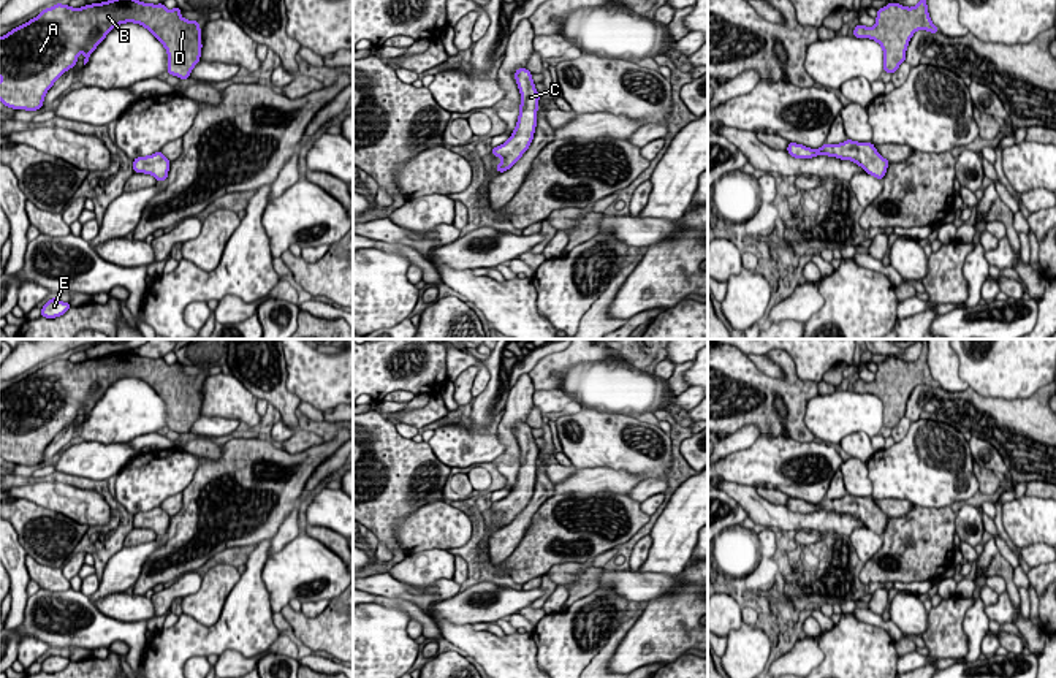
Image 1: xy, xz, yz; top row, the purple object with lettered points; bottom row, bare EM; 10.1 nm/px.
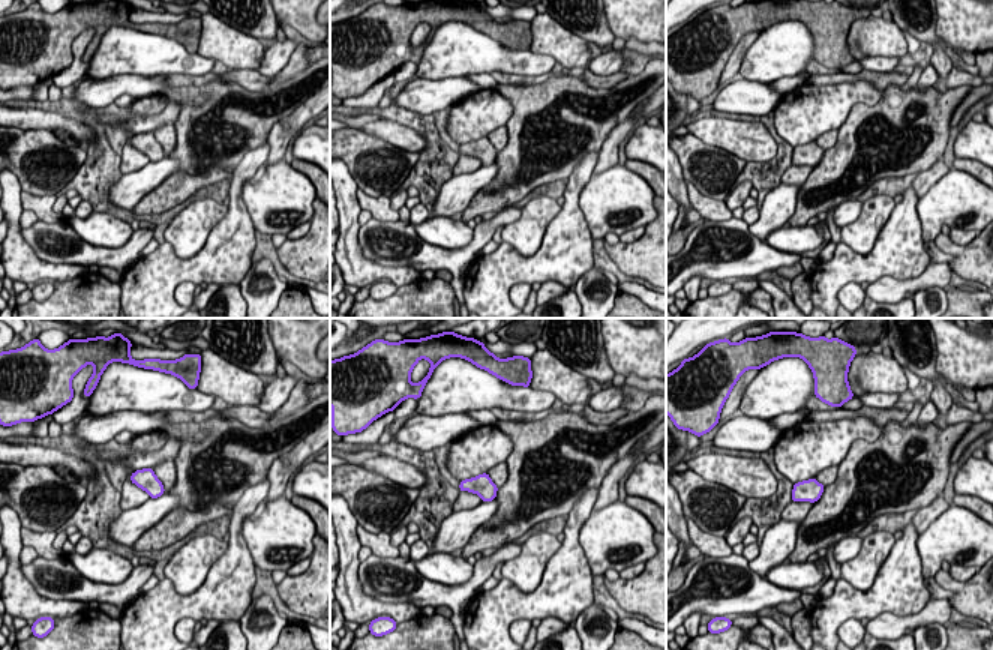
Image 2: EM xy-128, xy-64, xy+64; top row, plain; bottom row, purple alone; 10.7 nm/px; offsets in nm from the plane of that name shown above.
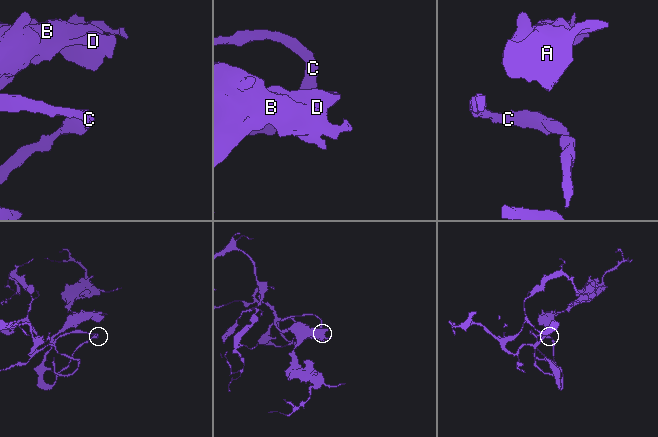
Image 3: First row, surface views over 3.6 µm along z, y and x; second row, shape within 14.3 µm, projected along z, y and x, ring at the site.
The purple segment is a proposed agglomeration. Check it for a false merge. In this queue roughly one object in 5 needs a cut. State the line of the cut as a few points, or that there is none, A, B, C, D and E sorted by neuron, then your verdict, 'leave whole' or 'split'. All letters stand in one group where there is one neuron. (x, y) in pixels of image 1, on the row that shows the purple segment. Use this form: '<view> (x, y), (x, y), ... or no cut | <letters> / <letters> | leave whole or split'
no cut | A B C D E | leave whole

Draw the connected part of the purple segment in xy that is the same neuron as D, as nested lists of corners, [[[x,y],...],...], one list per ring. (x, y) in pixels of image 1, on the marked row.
[[[108,0],[101,3],[85,5],[82,8],[71,8],[57,3],[43,10],[36,17],[13,29],[0,36],[0,101],[13,109],[38,111],[43,106],[44,95],[54,82],[78,62],[78,55],[85,55],[84,65],[90,54],[106,38],[106,35],[120,24],[135,22],[146,27],[166,49],[168,68],[166,71],[180,79],[190,78],[192,70],[201,57],[201,29],[198,21],[187,21],[180,16],[180,8],[166,10],[163,3],[152,5],[139,0]]]

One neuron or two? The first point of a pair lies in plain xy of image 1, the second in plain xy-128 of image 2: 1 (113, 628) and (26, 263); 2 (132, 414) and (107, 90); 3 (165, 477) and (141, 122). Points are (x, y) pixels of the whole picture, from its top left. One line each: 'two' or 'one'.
1: two
2: two
3: two

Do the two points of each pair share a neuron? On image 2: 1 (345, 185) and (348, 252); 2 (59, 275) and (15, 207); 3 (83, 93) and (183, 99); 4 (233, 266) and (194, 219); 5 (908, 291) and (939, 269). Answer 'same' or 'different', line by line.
1: same
2: same
3: different
4: different
5: same

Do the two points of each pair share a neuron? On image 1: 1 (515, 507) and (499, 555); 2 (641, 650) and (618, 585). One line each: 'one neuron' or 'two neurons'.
1: one neuron
2: two neurons

